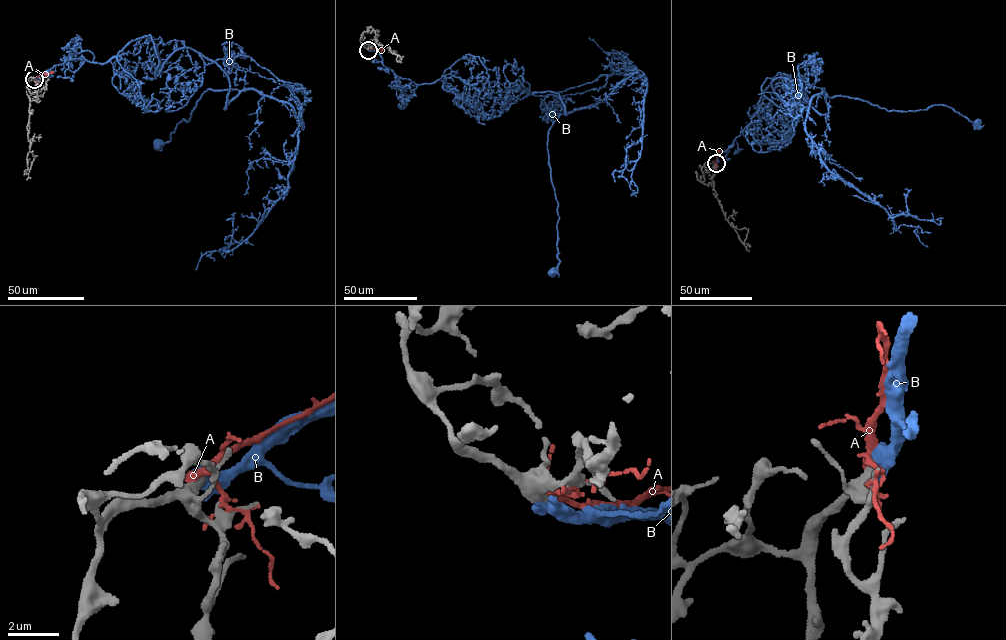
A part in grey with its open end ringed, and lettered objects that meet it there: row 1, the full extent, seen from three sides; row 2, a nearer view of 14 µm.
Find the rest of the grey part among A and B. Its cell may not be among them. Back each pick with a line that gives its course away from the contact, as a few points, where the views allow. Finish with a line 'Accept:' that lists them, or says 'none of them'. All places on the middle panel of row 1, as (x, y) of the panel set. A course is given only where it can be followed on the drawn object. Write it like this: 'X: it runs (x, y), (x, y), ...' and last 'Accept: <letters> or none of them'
B: it runs (368, 49), (416, 84), (559, 94), (572, 112), (548, 131), (553, 271)
Accept: B

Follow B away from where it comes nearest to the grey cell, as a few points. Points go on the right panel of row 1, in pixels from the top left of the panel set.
B: (716, 163), (761, 119), (768, 78), (762, 94), (786, 110), (776, 78), (821, 114), (824, 93), (977, 123)

